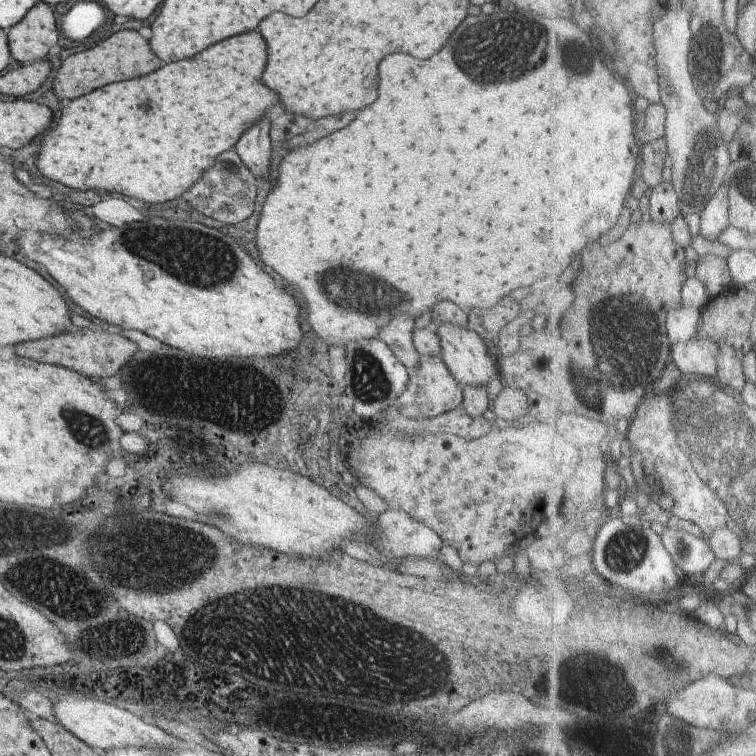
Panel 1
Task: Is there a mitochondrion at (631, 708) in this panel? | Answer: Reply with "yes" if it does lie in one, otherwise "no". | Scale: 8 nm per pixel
yes

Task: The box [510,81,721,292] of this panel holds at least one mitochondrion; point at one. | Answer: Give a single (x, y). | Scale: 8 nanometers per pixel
(707, 150)

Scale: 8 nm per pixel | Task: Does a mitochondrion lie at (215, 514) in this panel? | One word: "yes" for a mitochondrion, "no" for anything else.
yes

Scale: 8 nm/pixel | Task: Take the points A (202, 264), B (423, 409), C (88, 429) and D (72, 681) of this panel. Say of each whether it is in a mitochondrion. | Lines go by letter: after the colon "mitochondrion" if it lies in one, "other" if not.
A: mitochondrion
B: other
C: mitochondrion
D: other

